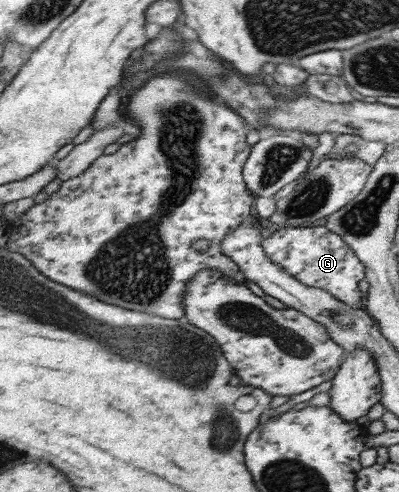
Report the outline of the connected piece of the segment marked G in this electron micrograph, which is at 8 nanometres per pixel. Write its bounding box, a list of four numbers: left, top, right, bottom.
[263,226,366,307]

